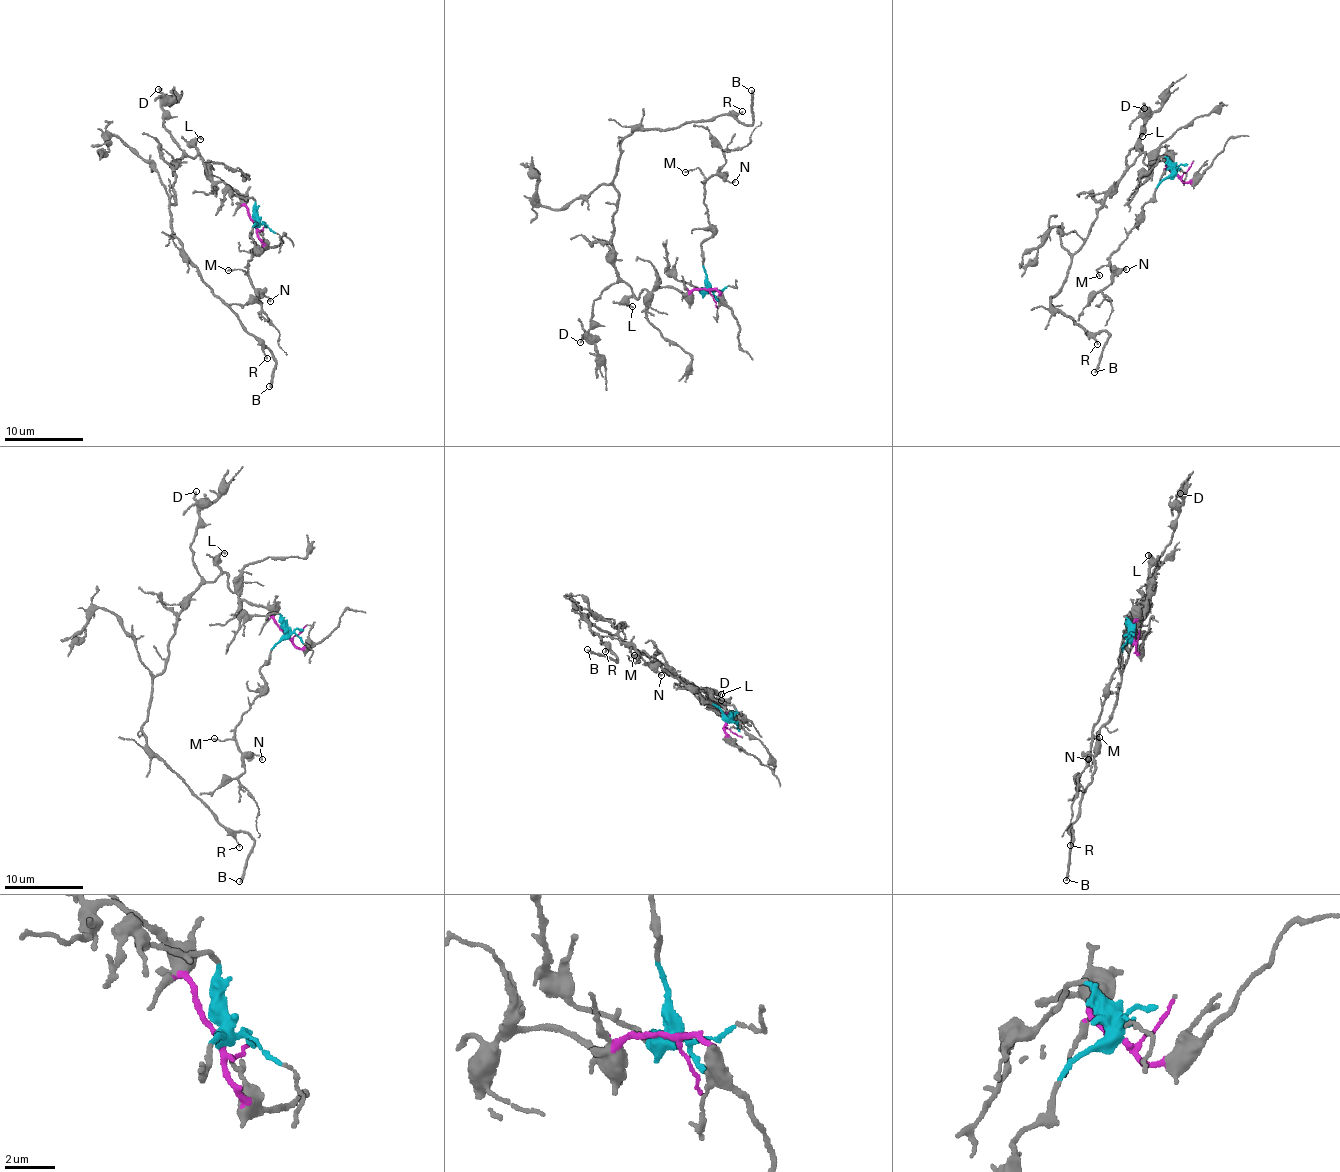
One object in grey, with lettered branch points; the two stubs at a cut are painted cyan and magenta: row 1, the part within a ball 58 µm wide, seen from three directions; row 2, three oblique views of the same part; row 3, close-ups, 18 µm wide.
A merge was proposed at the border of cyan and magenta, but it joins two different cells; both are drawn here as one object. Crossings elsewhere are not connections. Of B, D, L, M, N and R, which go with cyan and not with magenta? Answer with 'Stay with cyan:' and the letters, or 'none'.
Stay with cyan: M, N

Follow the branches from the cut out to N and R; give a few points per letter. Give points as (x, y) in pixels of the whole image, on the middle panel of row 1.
N: (706, 289), (701, 245), (713, 231), (703, 202), (705, 182), (712, 174), (730, 183), (735, 181)
R: (706, 289), (637, 297), (622, 282), (610, 246), (620, 142), (638, 127), (675, 128), (742, 110)

